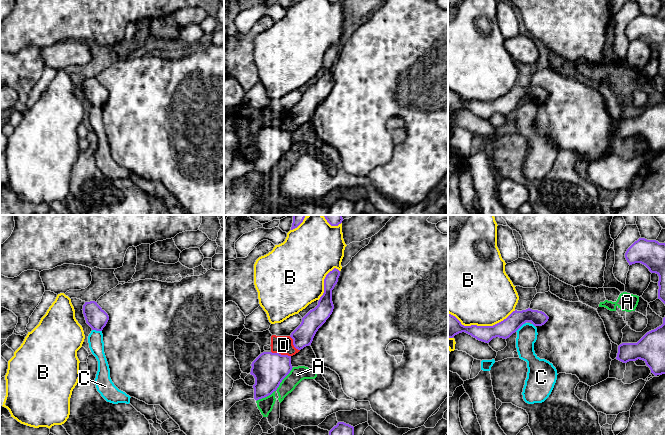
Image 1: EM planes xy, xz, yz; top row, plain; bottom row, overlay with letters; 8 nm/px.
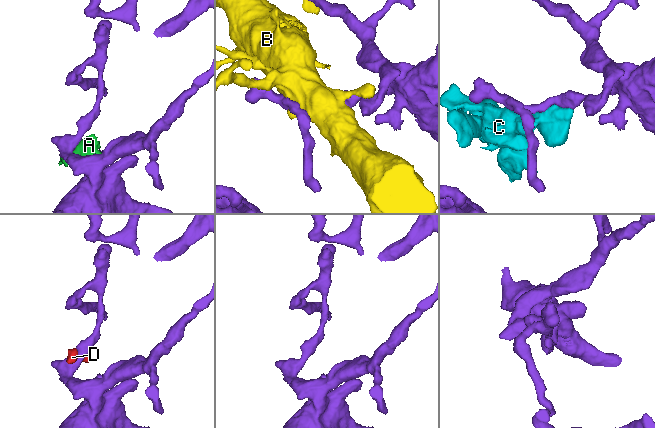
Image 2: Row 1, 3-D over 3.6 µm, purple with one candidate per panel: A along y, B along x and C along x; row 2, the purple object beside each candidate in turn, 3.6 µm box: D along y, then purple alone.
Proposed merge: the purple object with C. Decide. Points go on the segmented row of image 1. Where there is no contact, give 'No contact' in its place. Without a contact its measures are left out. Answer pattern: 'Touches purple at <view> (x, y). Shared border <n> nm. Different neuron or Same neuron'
Touches purple at yz (520, 326). Shared border 120 nm. Different neuron

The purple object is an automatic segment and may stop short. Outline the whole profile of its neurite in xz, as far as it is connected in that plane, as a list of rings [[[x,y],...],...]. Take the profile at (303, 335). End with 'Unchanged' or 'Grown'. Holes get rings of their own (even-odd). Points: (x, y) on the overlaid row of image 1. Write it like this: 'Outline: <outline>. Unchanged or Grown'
Outline: [[[334,268],[324,279],[324,293],[318,305],[310,310],[303,318],[301,324],[291,333],[293,345],[301,350],[311,345],[318,329],[326,322],[333,312],[332,290],[338,282],[340,271]]]. Unchanged

